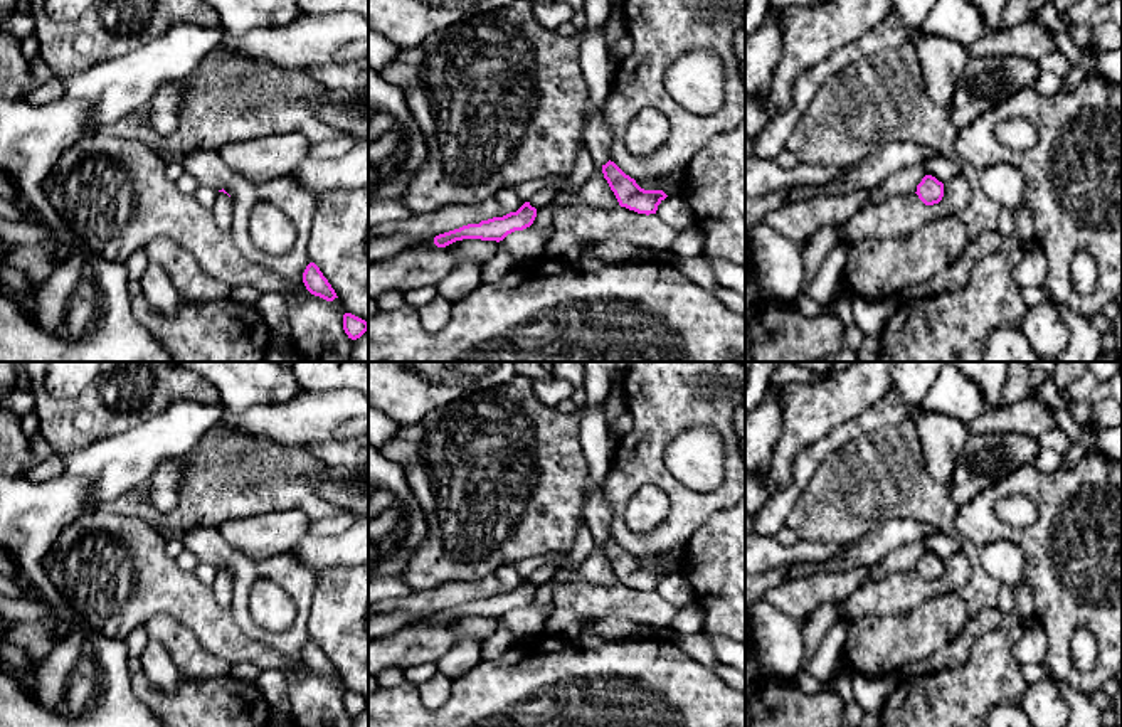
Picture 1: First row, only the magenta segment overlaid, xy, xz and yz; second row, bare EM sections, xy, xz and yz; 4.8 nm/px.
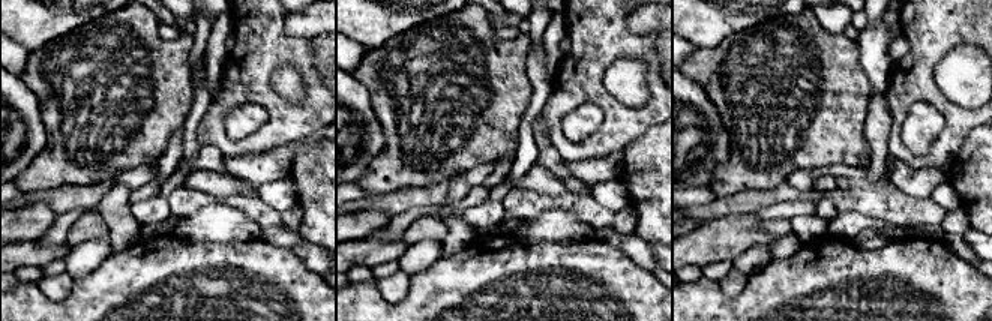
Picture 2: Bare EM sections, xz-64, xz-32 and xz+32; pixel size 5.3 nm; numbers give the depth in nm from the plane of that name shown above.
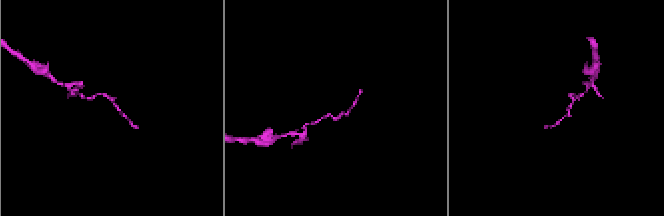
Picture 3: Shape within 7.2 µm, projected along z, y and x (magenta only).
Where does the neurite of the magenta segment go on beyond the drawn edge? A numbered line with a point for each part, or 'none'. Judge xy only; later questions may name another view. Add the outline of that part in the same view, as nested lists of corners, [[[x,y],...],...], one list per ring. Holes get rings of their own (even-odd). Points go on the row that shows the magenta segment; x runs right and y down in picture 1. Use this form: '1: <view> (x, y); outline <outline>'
none

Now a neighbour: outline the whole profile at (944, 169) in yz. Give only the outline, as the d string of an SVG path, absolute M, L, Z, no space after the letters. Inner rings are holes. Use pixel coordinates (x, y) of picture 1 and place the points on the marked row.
M937 155L927 162L927 175L935 177L942 183L947 183L961 175L961 167L954 158Z

